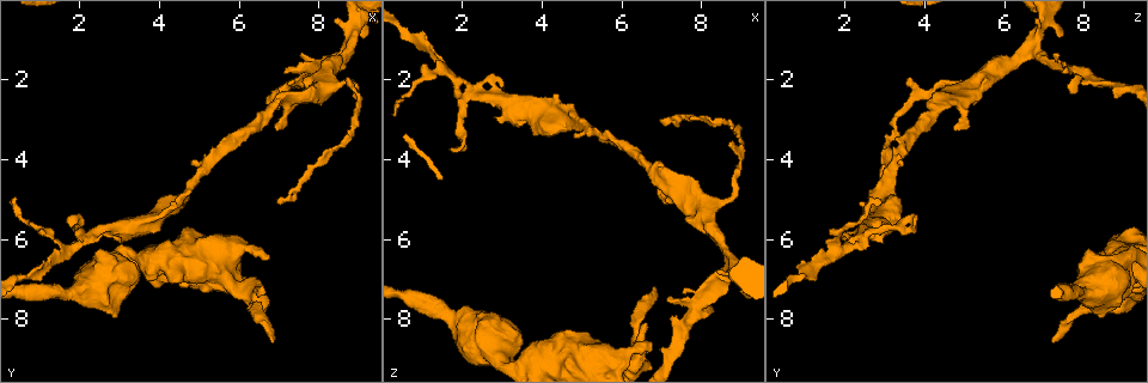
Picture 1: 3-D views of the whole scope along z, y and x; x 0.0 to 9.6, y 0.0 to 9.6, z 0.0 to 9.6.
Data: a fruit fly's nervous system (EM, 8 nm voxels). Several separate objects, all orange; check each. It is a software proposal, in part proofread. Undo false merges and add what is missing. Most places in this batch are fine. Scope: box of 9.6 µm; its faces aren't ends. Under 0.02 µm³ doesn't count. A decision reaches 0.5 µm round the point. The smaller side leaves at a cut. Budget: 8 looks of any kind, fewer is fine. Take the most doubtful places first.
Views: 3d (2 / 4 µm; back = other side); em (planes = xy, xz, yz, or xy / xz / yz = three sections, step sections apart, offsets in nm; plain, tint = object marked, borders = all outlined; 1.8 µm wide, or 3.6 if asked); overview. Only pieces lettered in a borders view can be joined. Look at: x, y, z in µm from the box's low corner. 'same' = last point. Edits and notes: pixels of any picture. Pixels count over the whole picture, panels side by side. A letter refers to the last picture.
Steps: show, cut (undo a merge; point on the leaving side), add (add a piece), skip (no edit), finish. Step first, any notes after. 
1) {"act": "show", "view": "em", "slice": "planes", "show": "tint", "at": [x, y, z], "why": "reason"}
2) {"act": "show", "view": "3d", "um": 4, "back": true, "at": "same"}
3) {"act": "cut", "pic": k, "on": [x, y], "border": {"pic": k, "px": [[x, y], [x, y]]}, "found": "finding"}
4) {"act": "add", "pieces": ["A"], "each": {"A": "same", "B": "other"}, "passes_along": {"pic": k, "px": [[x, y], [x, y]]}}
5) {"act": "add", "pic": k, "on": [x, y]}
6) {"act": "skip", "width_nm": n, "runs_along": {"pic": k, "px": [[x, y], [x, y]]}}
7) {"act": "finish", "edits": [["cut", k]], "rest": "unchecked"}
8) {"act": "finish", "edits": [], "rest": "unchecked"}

{"act": "show", "view": "3d", "um": 4, "at": [2.35, 5.85, 2.30]}

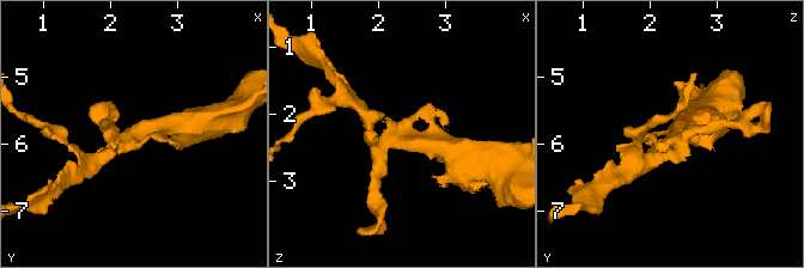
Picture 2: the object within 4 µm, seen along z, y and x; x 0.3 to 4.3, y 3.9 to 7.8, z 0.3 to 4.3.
{"act": "show", "view": "em", "slice": "yz", "step": 16, "show": "tint", "at": [2.30, 5.85, 2.40], "arms": 3}

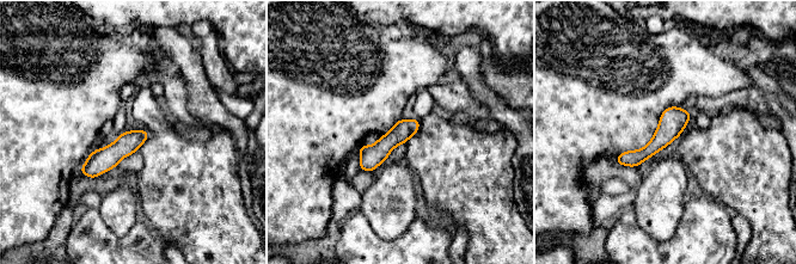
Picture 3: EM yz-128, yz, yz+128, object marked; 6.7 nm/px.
{"act": "show", "view": "em", "slice": "planes", "show": "borders", "at": "same", "why": "another direction"}

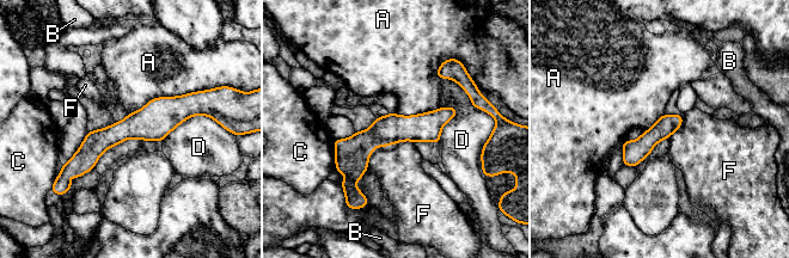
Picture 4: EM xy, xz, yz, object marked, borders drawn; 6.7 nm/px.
{"act": "skip", "each": {"A": "other", "B": "other", "C": "other", "D": "other", "F": "other"}, "border": {"pic": 4, "px": [[414, 141], [377, 146], [367, 167]]}, "found": "continuous, no second neuron"}

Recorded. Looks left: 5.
{"act": "show", "view": "3d", "um": 2, "at": [6.85, 8.55, 7.30], "why": "branch stops here"}

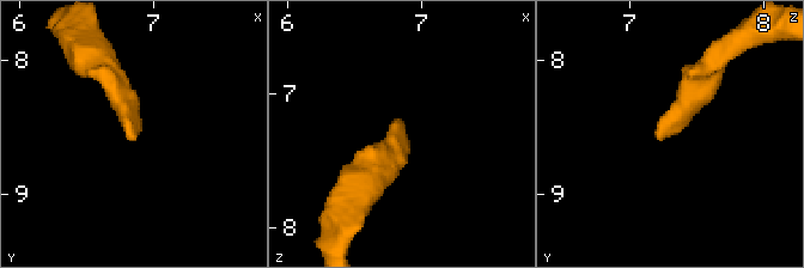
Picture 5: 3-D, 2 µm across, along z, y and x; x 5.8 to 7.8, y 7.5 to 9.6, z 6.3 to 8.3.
{"act": "show", "view": "em", "slice": "xz", "step": 16, "show": "tint", "at": [6.86, 8.58, 7.20], "why": "shape alone is not enough"}

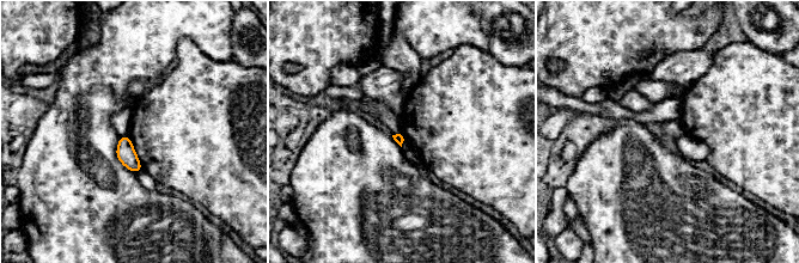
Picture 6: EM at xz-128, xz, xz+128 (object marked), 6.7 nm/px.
{"act": "show", "view": "em", "slice": "planes", "show": "borders", "at": "same", "why": "cut it another way"}

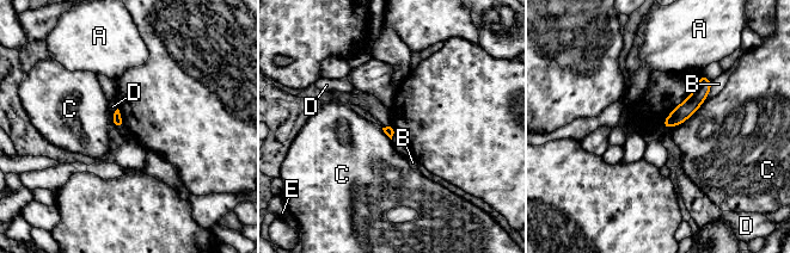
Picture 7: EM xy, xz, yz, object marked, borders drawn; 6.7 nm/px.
{"act": "skip", "each": {"A": "other", "B": "other", "C": "other", "D": "other", "E": "other"}, "border": {"pic": 7, "px": [[703, 103], [683, 122], [674, 125]]}, "found": "no lettered piece goes on from it"}

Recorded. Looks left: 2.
{"act": "finish", "edits": [], "rest": "unchecked"}

